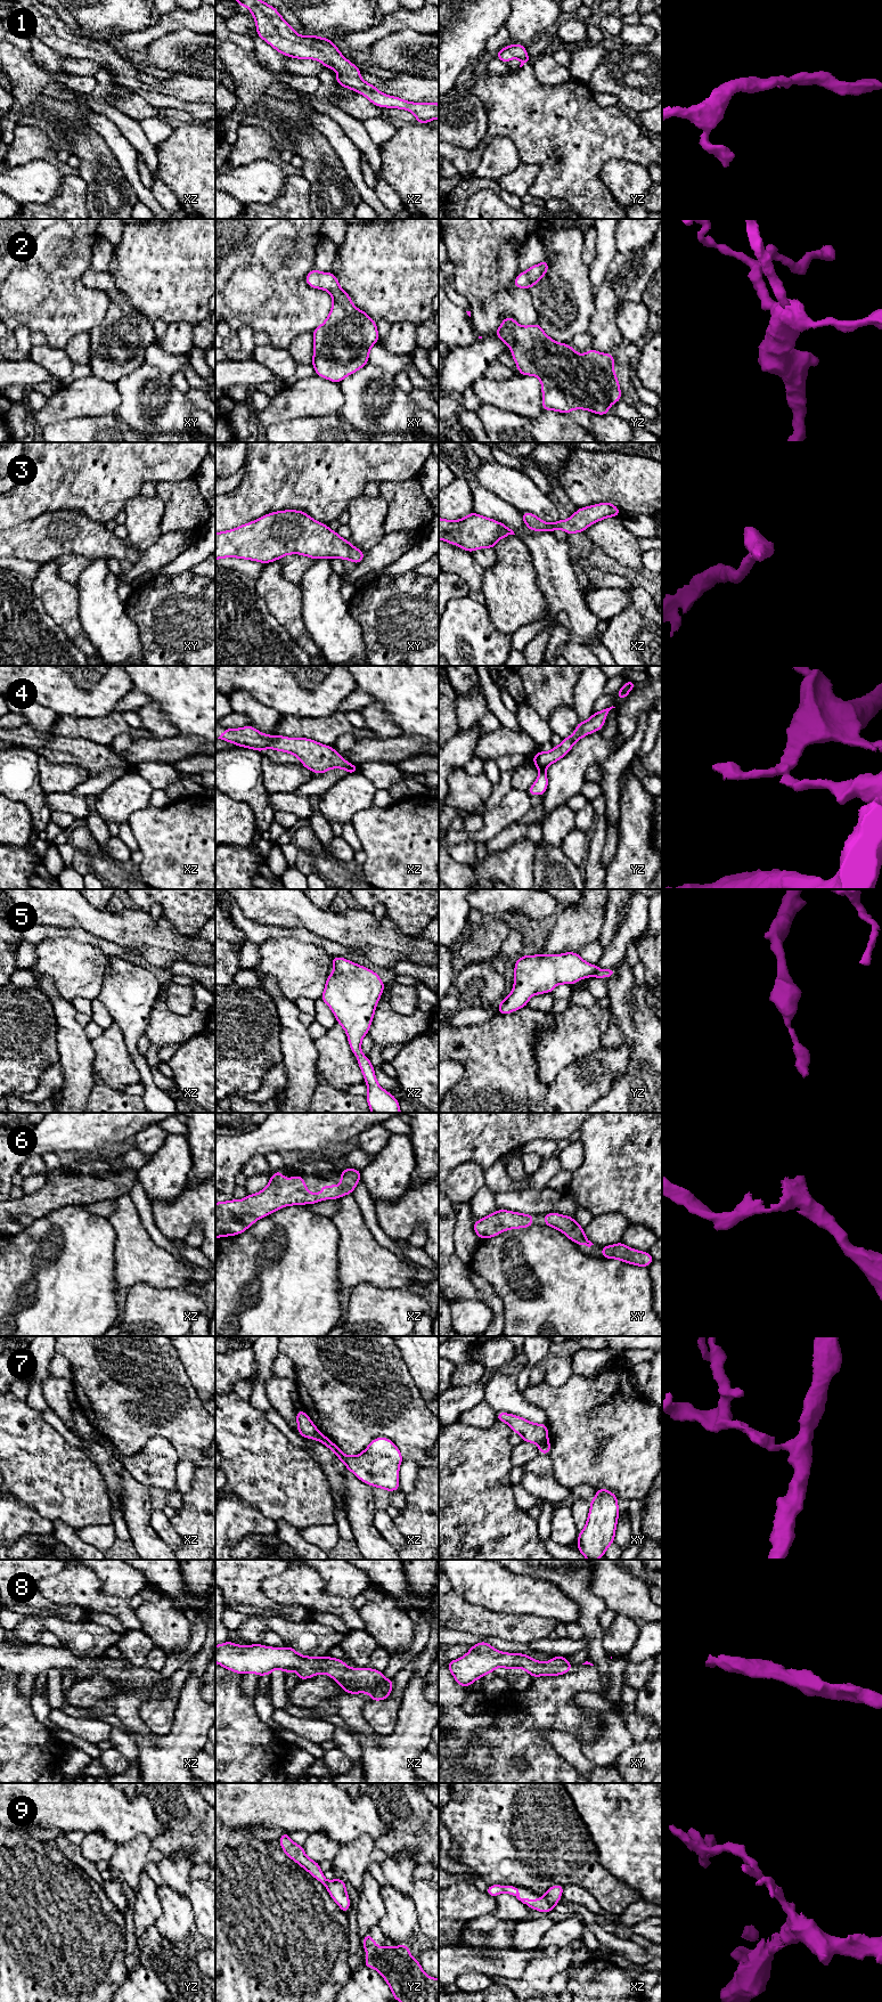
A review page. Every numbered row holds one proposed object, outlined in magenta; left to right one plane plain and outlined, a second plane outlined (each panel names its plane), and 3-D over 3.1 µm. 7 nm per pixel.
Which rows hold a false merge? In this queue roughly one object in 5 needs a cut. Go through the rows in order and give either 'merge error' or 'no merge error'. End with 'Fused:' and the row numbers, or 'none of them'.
1: no merge error
2: no merge error
3: no merge error
4: merge error
5: no merge error
6: no merge error
7: merge error
8: no merge error
9: no merge error
Fused: 4, 7

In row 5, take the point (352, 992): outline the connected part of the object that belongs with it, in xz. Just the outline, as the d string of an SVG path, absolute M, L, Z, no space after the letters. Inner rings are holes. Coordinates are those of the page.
M342 957L333 958L332 966L335 970L327 976L320 999L346 1032L368 1087L368 1106L371 1113L401 1113L397 1098L379 1087L368 1056L361 1052L361 1040L368 1034L384 982L373 970Z

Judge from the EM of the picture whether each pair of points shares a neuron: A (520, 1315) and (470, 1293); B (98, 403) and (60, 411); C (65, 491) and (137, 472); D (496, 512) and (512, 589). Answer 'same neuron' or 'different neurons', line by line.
A: different neurons
B: same neuron
C: same neuron
D: different neurons

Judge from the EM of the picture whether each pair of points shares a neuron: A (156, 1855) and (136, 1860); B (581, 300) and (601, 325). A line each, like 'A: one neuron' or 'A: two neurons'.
A: two neurons
B: two neurons

